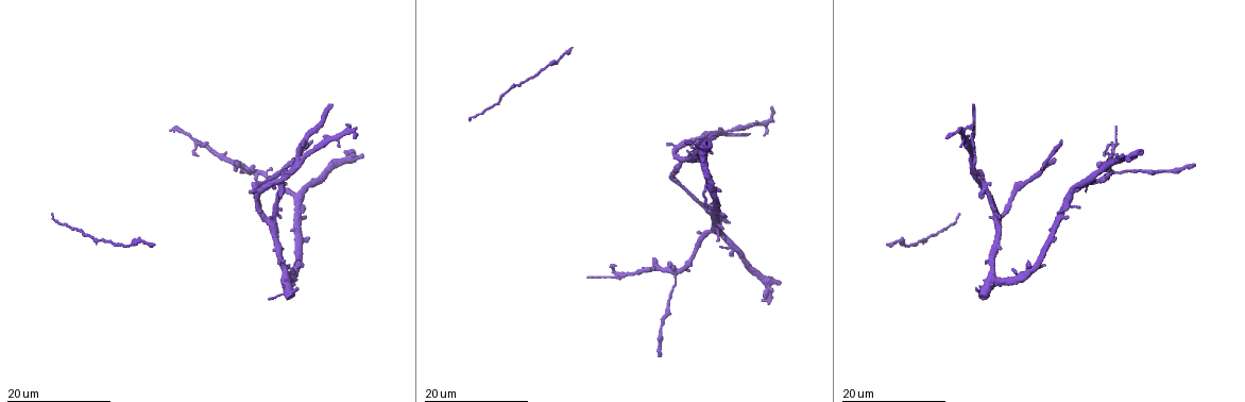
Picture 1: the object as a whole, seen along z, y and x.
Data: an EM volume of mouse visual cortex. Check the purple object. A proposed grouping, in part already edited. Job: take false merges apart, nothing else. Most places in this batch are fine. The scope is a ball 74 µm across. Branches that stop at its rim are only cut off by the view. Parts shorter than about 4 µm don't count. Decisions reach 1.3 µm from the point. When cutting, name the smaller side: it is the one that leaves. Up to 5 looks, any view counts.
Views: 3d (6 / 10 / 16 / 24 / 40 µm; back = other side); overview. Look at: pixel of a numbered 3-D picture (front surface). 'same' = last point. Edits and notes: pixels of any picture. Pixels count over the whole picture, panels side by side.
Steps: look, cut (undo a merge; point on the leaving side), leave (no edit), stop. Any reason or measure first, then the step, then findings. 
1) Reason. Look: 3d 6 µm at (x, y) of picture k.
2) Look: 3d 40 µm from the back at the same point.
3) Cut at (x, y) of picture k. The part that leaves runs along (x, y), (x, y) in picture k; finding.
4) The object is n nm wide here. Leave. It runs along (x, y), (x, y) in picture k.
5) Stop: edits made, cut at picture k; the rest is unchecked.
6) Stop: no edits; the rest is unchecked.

Look: 3d 16 µm at (255, 192) of picture 1.

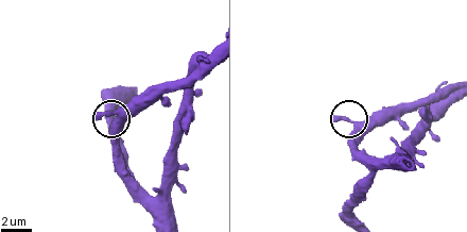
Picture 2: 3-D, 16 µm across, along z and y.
Zoom in. Look: 3d 6 µm at (112, 114) of picture 2.

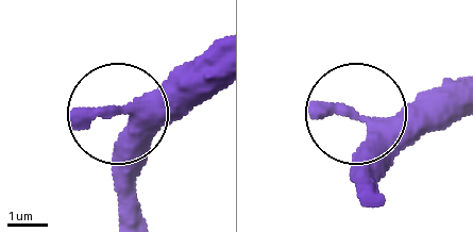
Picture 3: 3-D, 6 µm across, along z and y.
Leave. All the same neuron.

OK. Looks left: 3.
Look: 3d 24 µm at (676, 274) of picture 1.

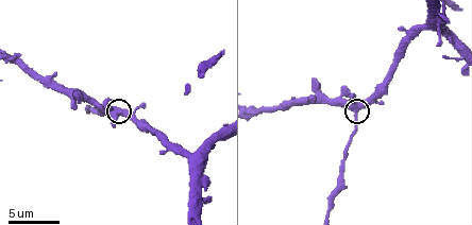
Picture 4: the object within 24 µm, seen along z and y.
Look: 3d 10 µm at (356, 109) of picture 4.

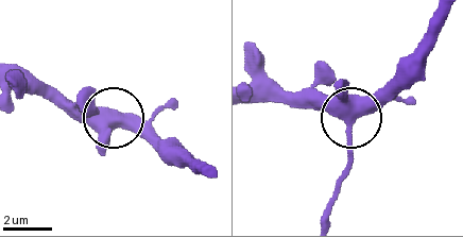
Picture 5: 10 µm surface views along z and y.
The side arm is 18 µm long. Leave. It runs along (444, 20), (355, 117), (346, 176) in picture 5; continuous, no second neuron.

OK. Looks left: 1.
Stop: no edits; the rest is unchecked.

